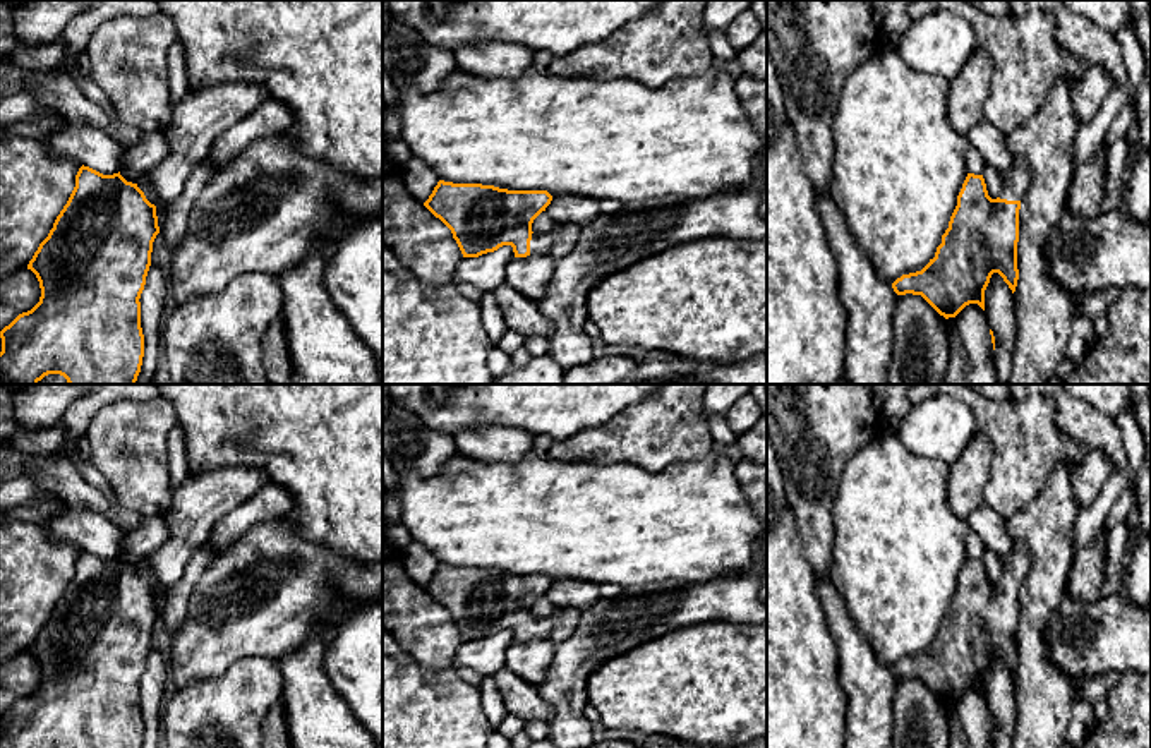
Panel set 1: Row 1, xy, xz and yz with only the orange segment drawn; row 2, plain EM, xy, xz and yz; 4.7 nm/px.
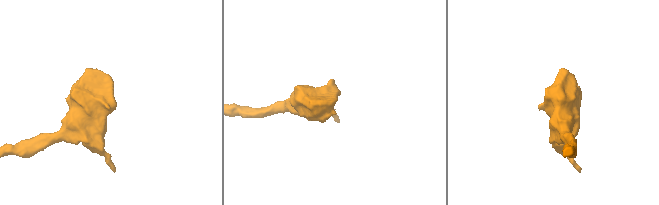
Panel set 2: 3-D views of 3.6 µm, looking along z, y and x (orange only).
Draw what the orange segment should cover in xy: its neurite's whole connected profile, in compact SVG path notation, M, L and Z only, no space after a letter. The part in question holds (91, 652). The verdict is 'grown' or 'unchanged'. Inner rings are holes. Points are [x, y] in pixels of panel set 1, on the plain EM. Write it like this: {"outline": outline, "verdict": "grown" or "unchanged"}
{"outline": "M254 467L189 477L172 492L170 535L148 556L151 573L146 578L120 556L103 559L82 549L67 588L27 648L39 666L39 686L0 715L0 748L142 748L139 683L160 618L156 588L175 583L214 525L266 484L266 474Z", "verdict": "grown"}

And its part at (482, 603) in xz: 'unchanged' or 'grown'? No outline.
grown

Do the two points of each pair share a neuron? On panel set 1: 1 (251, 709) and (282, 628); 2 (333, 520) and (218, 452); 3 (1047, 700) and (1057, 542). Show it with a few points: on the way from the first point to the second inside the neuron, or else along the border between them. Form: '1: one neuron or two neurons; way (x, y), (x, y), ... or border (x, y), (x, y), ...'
1: two neurons; border (277, 657), (241, 657), (230, 666)
2: one neuron; way (307, 491), (268, 452), (247, 452)
3: one neuron; way (1035, 661), (1035, 611), (1047, 582)

